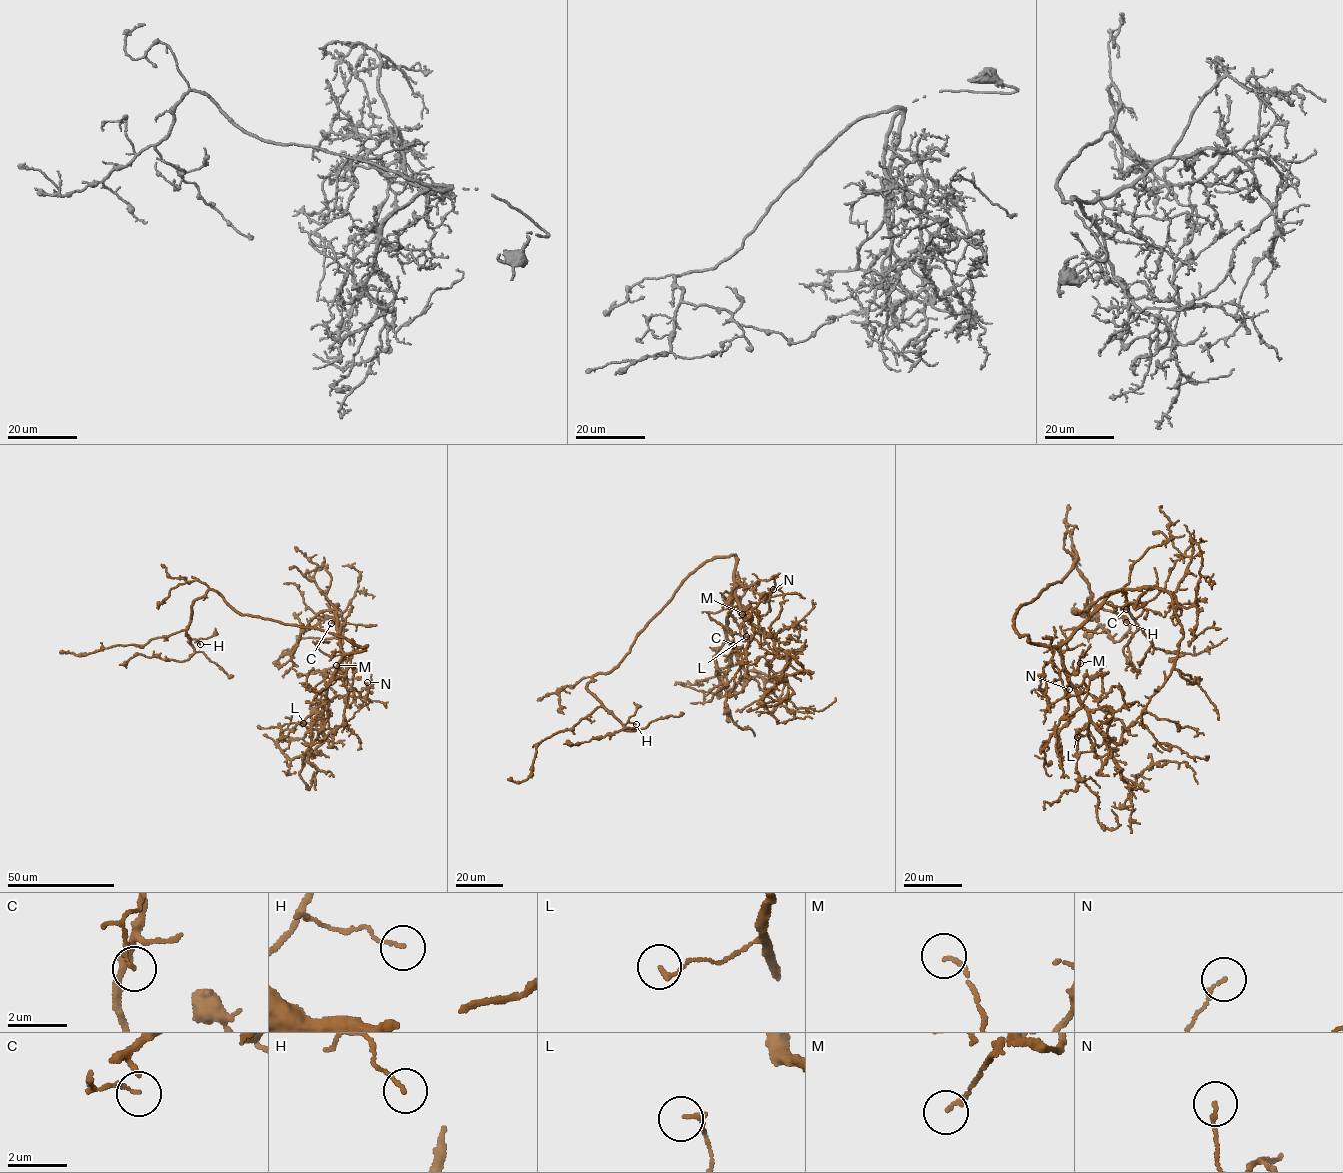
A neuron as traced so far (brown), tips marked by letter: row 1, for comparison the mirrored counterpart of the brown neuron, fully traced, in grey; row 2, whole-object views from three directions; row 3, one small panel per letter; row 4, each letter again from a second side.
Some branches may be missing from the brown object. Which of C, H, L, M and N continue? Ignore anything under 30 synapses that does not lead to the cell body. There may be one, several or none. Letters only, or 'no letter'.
no letter

